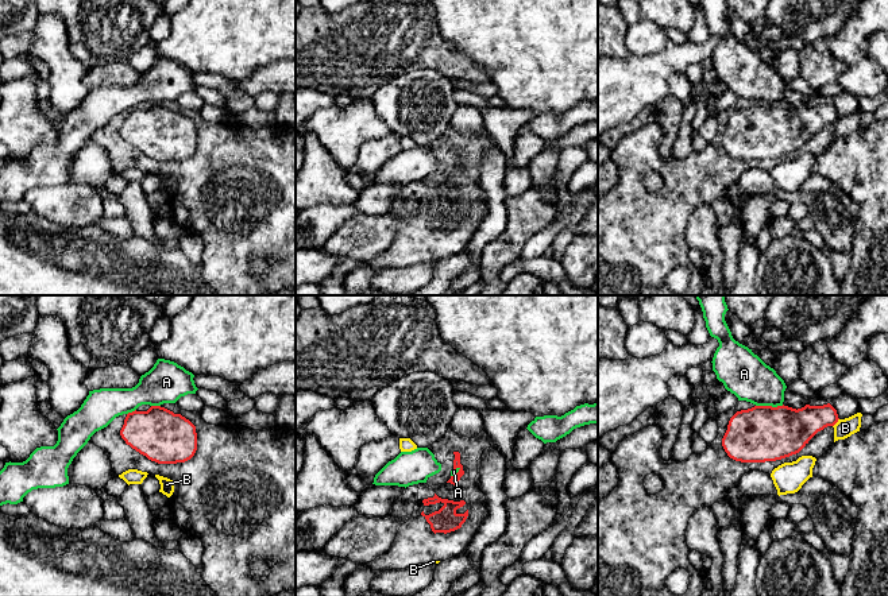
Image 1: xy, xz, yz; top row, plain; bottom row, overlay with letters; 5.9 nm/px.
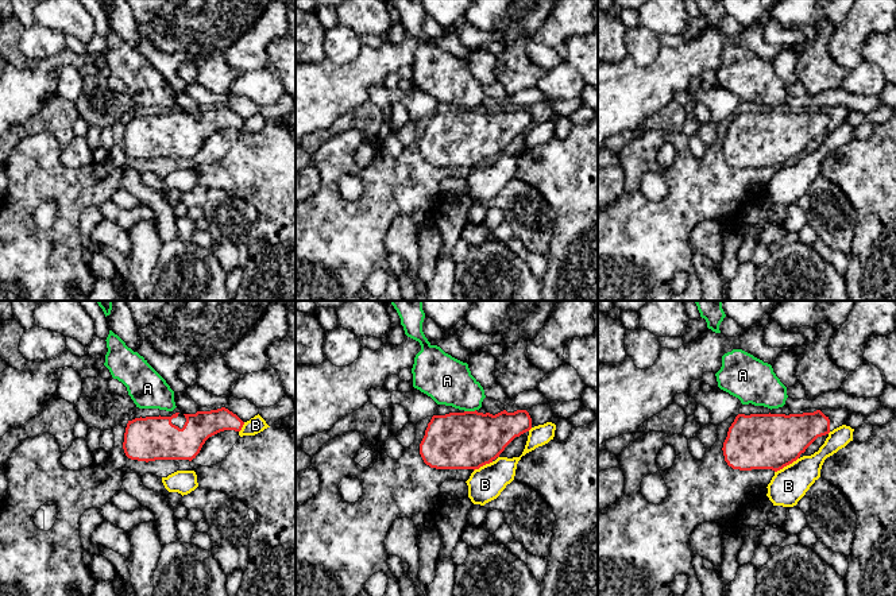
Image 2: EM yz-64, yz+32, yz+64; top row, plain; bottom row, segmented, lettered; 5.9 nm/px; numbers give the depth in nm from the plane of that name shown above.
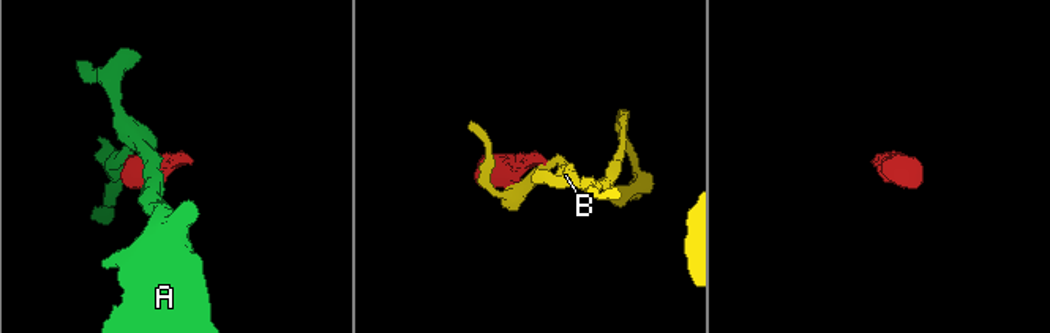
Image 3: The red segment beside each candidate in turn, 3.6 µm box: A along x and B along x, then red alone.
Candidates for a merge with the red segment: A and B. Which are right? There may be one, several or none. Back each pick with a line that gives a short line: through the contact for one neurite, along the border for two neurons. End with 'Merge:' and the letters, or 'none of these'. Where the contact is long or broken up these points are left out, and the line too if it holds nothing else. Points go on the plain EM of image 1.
Merge: none of these

